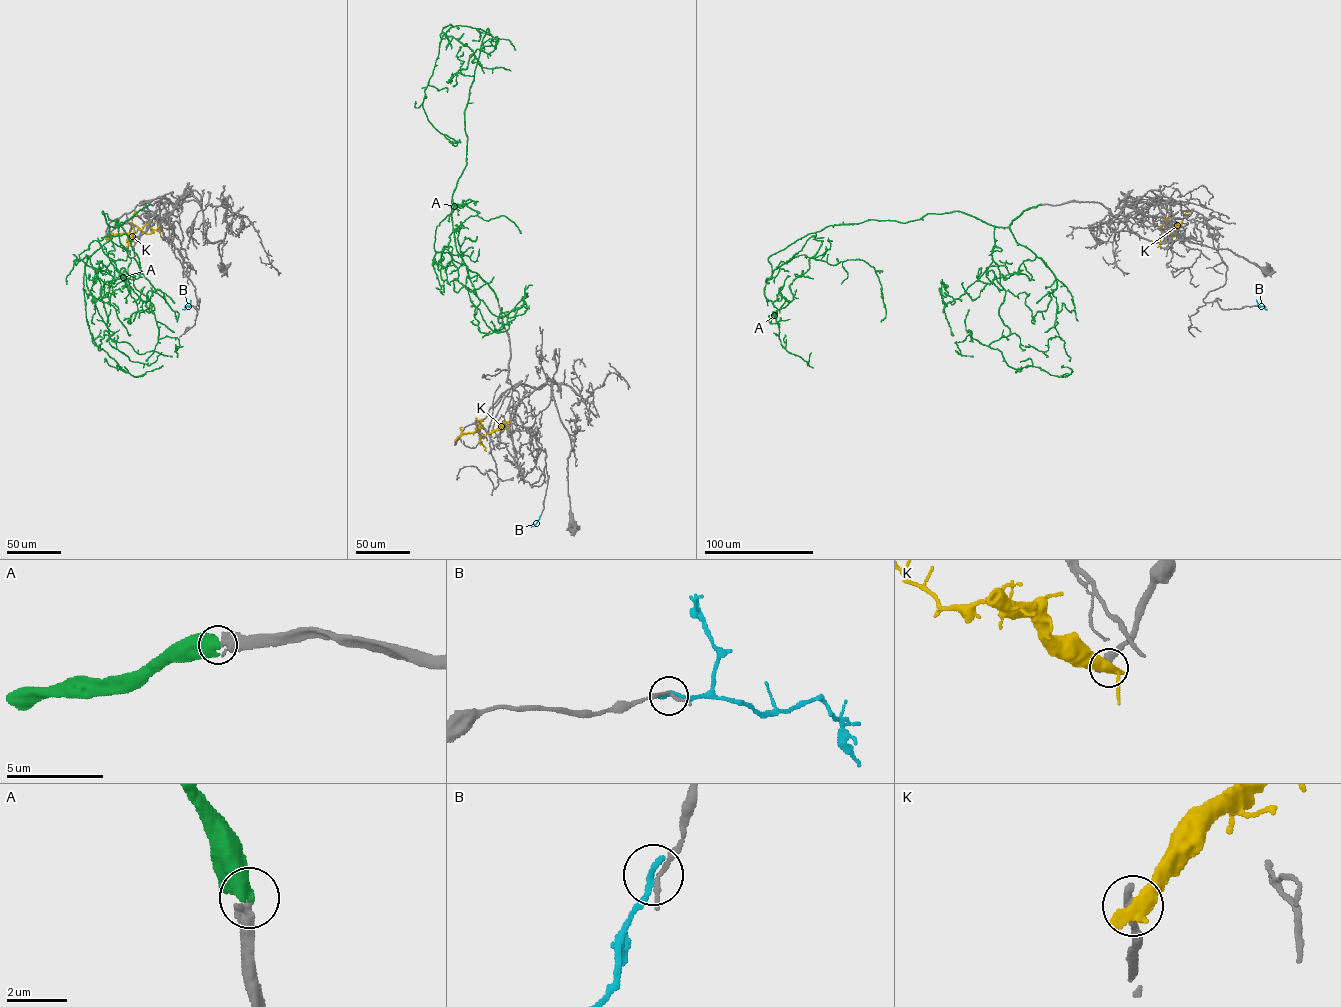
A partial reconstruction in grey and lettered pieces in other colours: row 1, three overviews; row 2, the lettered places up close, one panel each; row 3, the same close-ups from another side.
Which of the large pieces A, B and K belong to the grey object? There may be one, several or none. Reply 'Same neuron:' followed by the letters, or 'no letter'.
Same neuron: A

